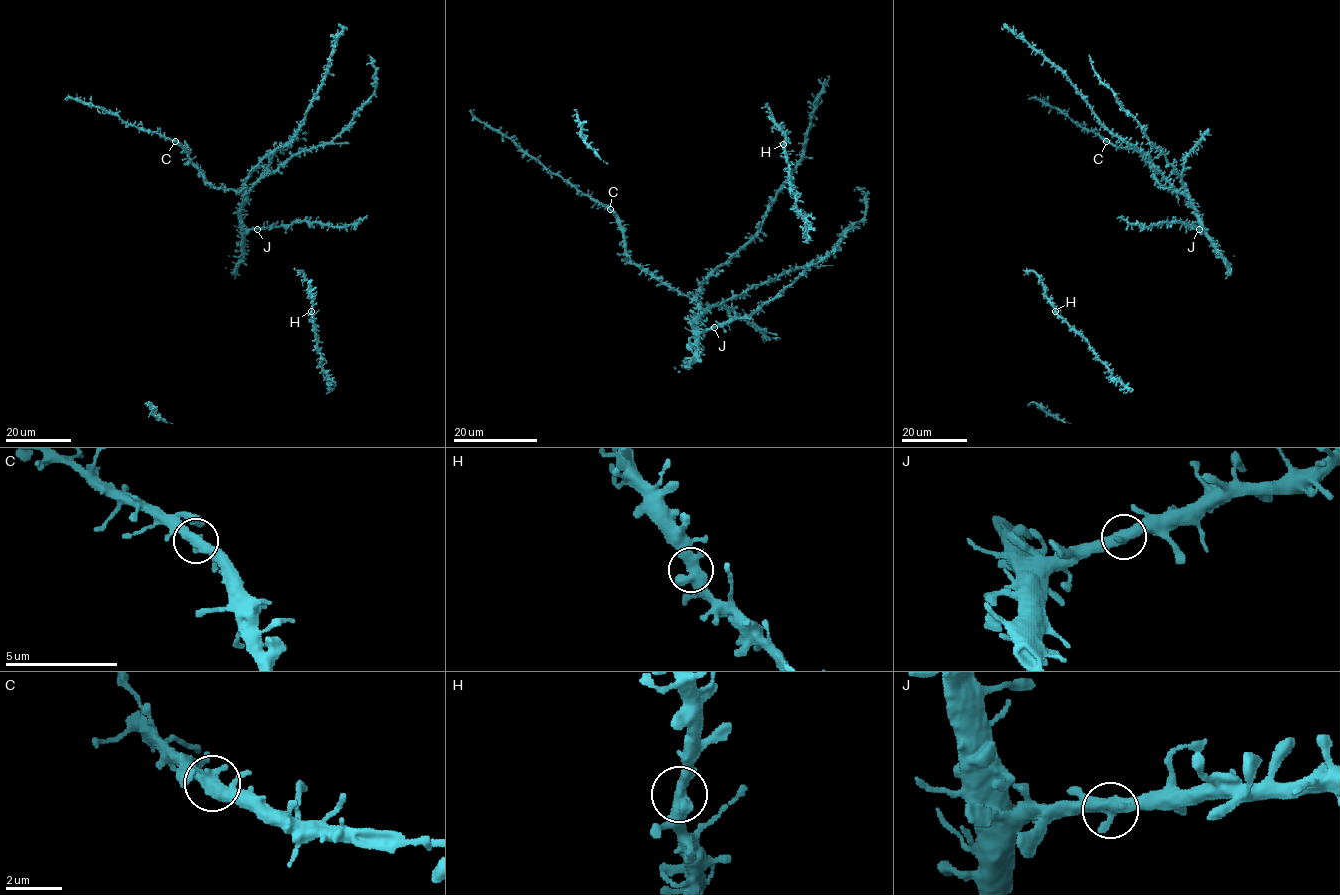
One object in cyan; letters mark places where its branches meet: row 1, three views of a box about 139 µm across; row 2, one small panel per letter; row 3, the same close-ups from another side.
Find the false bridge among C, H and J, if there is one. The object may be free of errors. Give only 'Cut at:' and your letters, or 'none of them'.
Cut at: none of them

